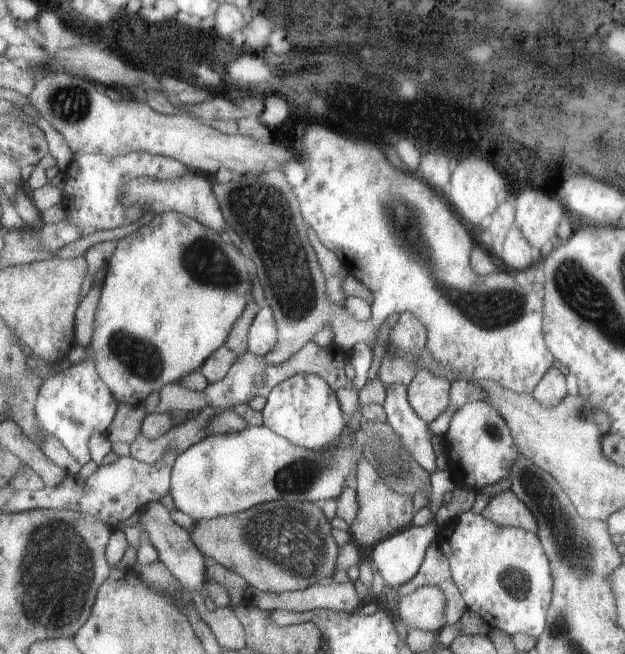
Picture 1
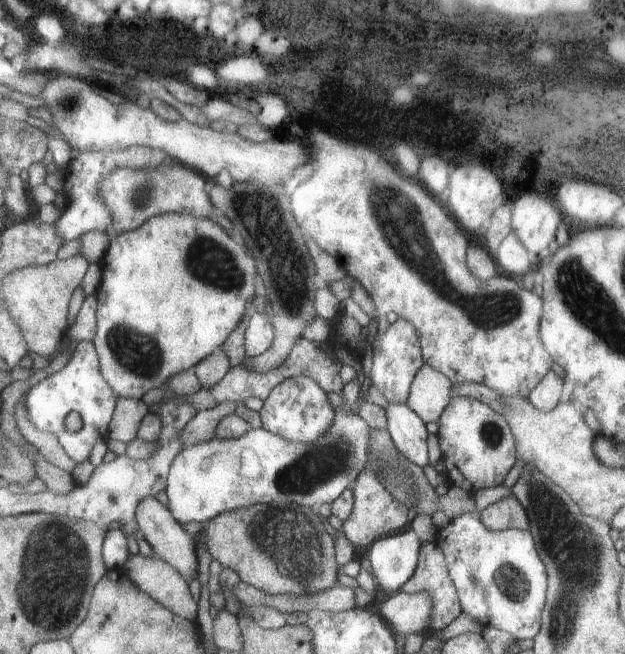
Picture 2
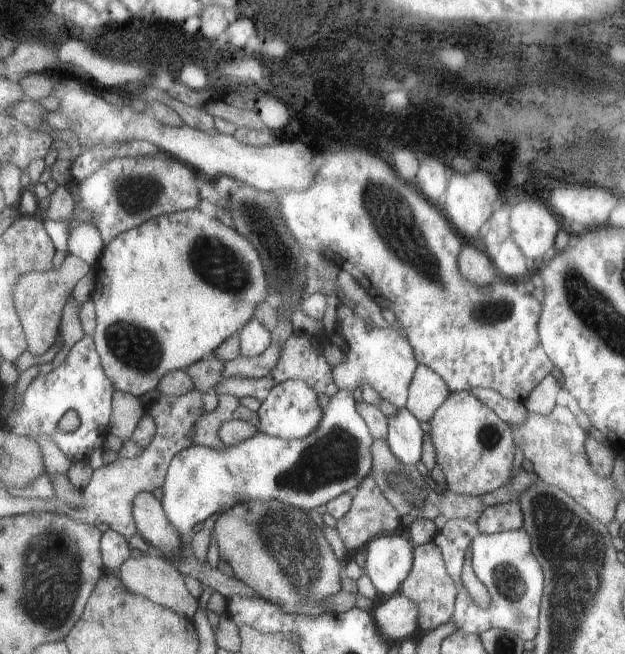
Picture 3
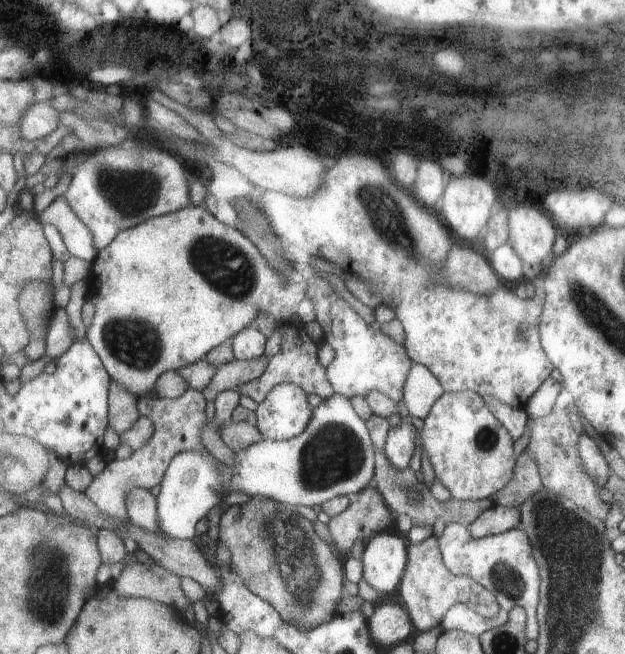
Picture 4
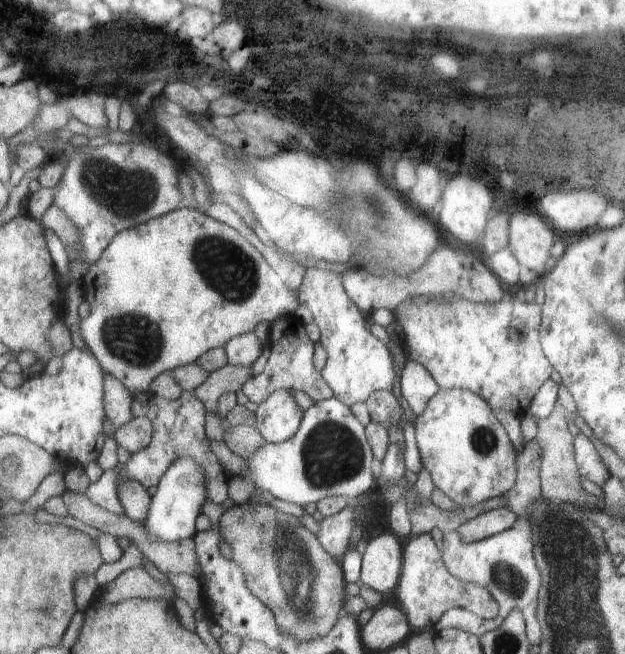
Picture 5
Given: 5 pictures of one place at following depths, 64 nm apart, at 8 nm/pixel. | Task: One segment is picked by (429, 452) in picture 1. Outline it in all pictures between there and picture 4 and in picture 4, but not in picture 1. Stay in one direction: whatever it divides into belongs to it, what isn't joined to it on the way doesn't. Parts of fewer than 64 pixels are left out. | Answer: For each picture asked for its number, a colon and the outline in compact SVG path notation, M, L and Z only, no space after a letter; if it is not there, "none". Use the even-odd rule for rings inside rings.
2: M389 404L387 416L389 416L389 432L401 454L405 454L411 462L423 468L429 466L431 432L427 428L427 422L409 404Z
3: M397 408L397 416L391 418L391 430L387 442L391 452L405 466L415 466L423 460L423 450L427 444L427 432L423 432L423 422L409 410Z
4: M409 416L405 422L401 422L401 428L391 428L385 452L387 452L391 466L397 470L409 468L409 460L411 460L411 454L415 450L415 436L419 440L417 424L419 422Z

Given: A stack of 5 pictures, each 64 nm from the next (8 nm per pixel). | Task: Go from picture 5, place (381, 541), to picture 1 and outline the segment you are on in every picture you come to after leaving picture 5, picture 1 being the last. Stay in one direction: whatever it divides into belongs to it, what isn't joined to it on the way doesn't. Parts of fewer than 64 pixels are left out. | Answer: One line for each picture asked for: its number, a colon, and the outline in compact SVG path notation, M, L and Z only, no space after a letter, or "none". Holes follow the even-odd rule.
1: M451 468L451 470L447 470L447 472L445 472L445 470L433 472L433 474L431 474L431 484L433 484L433 486L431 486L429 510L431 510L433 518L429 520L429 524L423 526L423 528L411 526L411 528L407 528L407 530L399 532L399 534L395 534L395 536L391 536L391 538L379 542L379 544L375 546L375 550L373 550L373 566L383 574L383 578L387 580L387 586L391 586L391 588L395 588L395 590L397 590L401 584L409 582L411 578L415 578L415 576L419 574L419 570L421 570L421 566L423 566L423 562L425 562L425 556L427 556L429 548L433 546L433 542L439 540L439 534L441 534L441 528L443 528L443 526L437 526L435 514L437 514L437 510L441 508L441 504L445 502L445 494L449 494L453 488L459 486L455 468Z
2: M411 530L381 538L367 550L381 590L395 594L409 578L413 578L421 560L423 544L425 542L421 542L421 538Z
3: M387 534L367 548L365 570L375 588L383 596L395 596L401 592L401 584L409 578L415 562L415 544L403 534Z
4: M383 532L367 542L361 556L365 562L365 580L381 594L401 588L409 564L409 546L403 536Z

